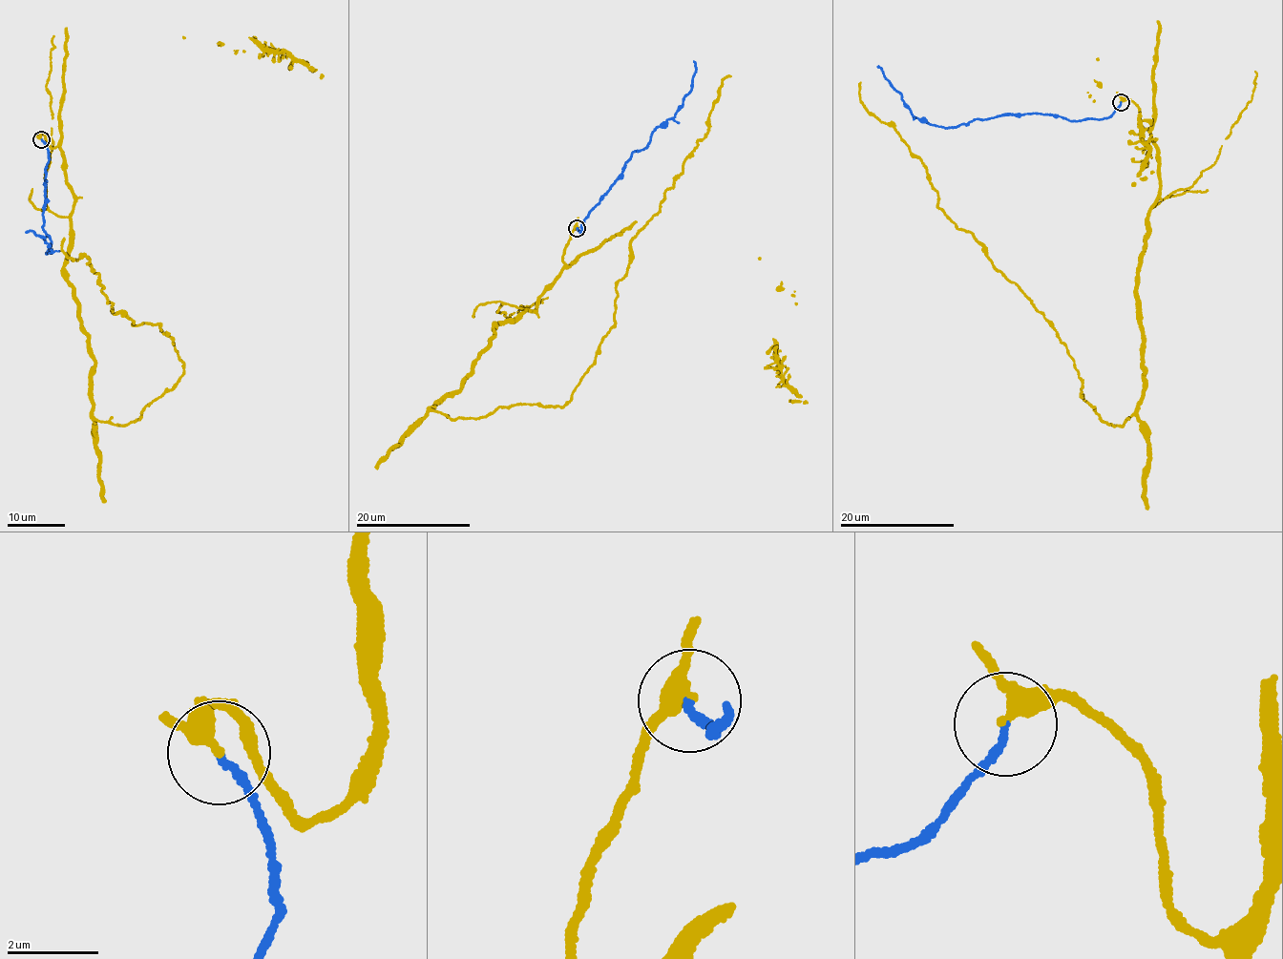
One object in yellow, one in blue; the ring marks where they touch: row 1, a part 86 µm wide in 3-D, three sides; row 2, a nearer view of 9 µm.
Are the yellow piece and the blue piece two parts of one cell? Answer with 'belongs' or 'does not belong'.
belongs

